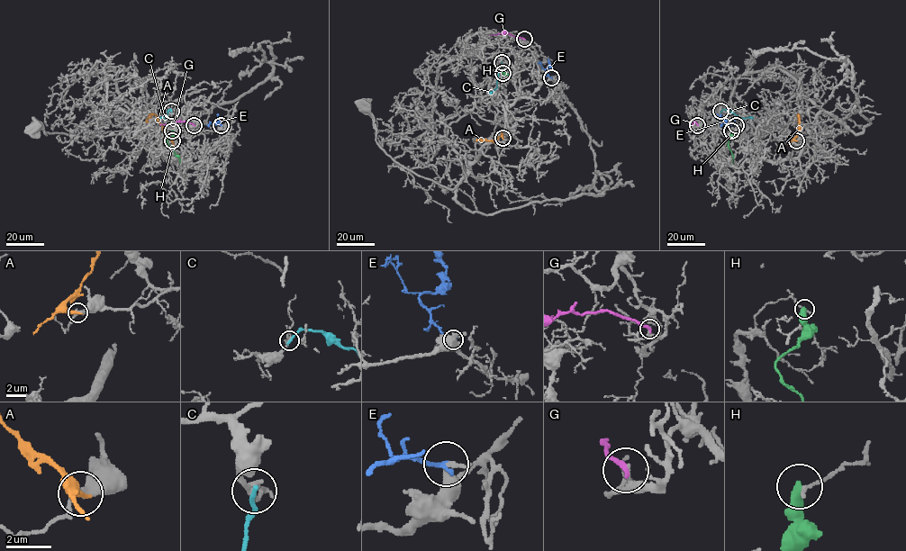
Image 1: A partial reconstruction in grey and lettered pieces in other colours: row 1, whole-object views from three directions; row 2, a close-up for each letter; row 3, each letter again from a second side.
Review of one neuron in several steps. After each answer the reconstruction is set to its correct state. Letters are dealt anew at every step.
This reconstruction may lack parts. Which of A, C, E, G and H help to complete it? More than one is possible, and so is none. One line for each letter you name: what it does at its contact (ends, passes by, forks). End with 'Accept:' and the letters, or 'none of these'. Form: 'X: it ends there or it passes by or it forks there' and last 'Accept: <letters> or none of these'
Accept: none of these

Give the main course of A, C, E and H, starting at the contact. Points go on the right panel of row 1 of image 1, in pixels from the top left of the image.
A: (796, 140), (793, 139), (800, 129), (798, 113), (799, 122)
C: (720, 111), (726, 109), (740, 117), (753, 118)
E: (736, 125), (728, 125), (717, 113)
H: (731, 130), (728, 144), (732, 163)

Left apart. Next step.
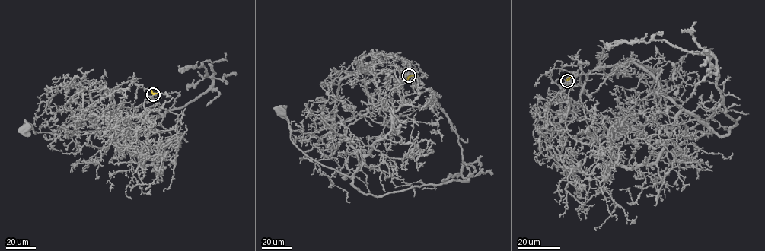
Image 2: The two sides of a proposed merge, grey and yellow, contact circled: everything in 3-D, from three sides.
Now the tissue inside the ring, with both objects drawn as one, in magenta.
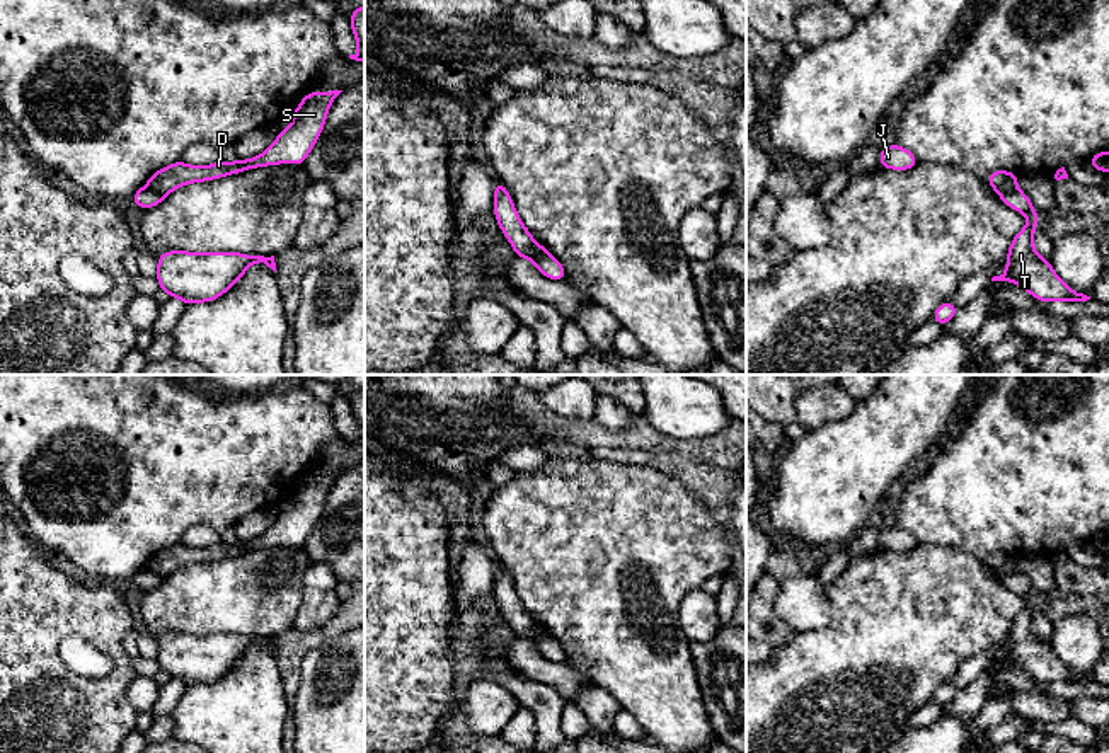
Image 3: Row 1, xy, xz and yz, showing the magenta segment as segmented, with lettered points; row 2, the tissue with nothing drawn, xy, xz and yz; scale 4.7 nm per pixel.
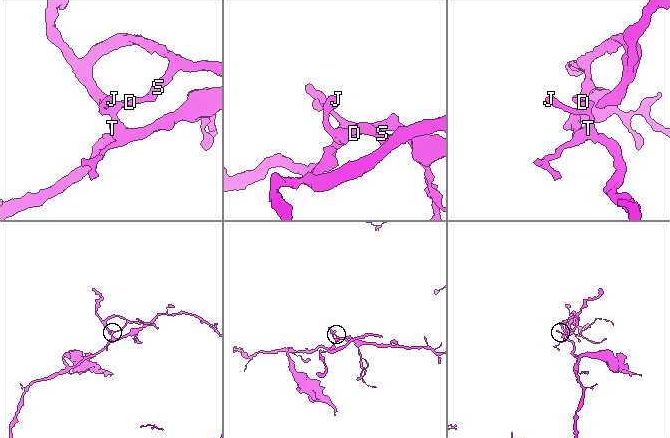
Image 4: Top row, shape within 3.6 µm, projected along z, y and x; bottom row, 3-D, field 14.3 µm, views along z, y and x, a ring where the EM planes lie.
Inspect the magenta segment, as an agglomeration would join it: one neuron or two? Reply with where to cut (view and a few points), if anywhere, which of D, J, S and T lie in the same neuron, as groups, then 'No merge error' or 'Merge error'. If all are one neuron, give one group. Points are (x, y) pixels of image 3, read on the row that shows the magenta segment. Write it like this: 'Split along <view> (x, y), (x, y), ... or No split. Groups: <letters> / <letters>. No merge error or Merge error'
Split along xy (147, 186), (162, 196). Groups: D S / J T. Merge error

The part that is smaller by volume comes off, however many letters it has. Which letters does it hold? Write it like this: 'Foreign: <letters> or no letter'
Foreign: D, S

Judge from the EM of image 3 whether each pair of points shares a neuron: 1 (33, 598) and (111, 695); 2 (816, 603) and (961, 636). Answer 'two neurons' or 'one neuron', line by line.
1: one neuron
2: two neurons

